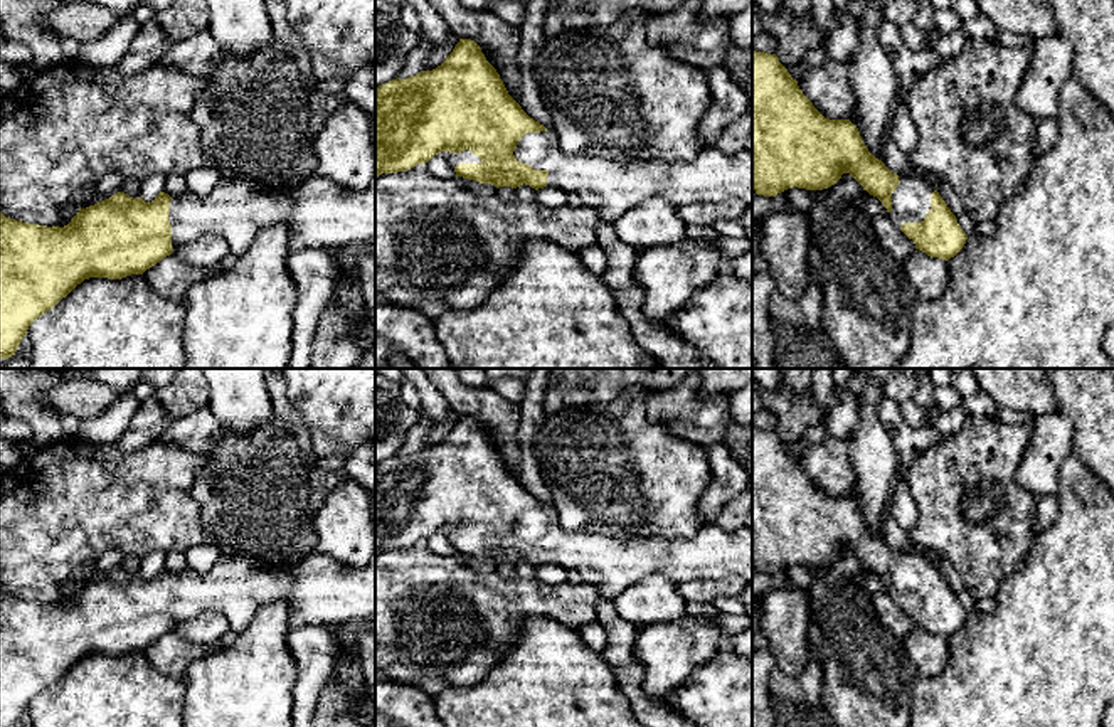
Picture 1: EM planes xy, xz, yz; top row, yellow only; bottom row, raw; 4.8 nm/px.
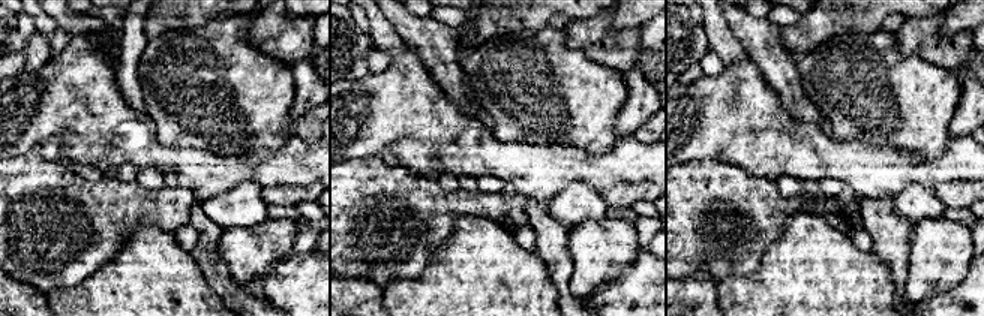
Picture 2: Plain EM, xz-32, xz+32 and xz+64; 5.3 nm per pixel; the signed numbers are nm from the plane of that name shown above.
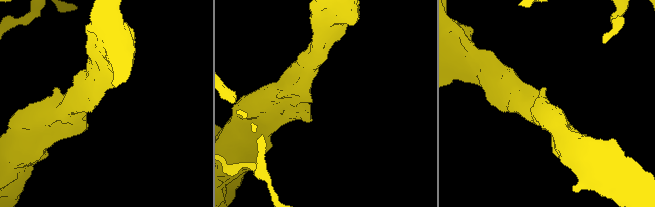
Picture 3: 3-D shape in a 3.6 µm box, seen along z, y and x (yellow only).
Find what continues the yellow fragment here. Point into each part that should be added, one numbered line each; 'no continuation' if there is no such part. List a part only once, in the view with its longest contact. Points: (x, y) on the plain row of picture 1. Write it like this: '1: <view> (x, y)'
1: xz (611, 564)

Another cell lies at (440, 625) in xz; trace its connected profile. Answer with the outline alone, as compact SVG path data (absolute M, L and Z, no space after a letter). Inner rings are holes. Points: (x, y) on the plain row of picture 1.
M426 540L375 555L375 671L399 685L411 685L436 698L444 690L478 685L507 653L530 618L549 618L574 631L597 621L596 604L602 592L591 584L545 584L538 579L483 574L456 555L439 555Z

